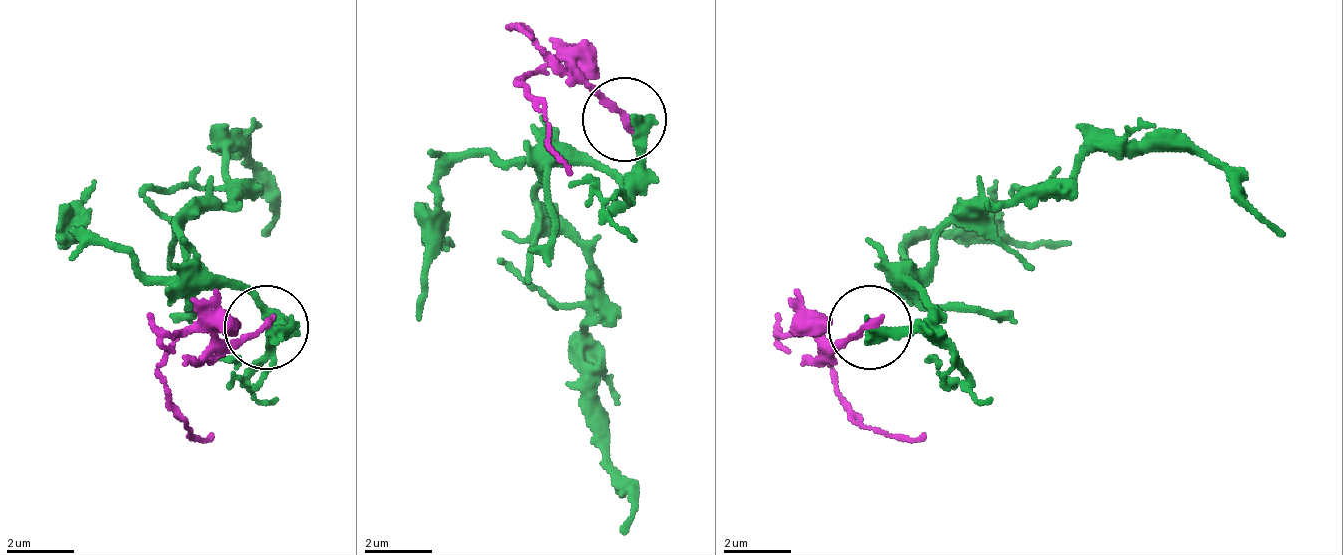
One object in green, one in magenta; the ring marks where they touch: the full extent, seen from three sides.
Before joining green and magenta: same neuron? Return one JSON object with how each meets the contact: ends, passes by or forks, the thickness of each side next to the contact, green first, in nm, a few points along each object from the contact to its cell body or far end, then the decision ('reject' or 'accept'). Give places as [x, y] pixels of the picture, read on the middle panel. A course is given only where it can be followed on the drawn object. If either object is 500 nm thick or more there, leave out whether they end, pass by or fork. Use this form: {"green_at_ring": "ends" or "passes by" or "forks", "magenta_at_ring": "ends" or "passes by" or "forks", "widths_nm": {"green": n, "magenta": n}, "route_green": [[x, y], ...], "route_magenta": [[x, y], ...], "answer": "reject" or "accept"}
{"green_at_ring": "ends", "magenta_at_ring": "ends", "widths_nm": {"green": 420, "magenta": 220}, "route_green": [[626, 121], [626, 171], [551, 163], [534, 197], [584, 255], [593, 348], [593, 448], [635, 499], [618, 532]], "route_magenta": [[626, 121], [576, 79], [534, 71], [526, 96], [551, 121], [567, 171]], "answer": "reject"}

